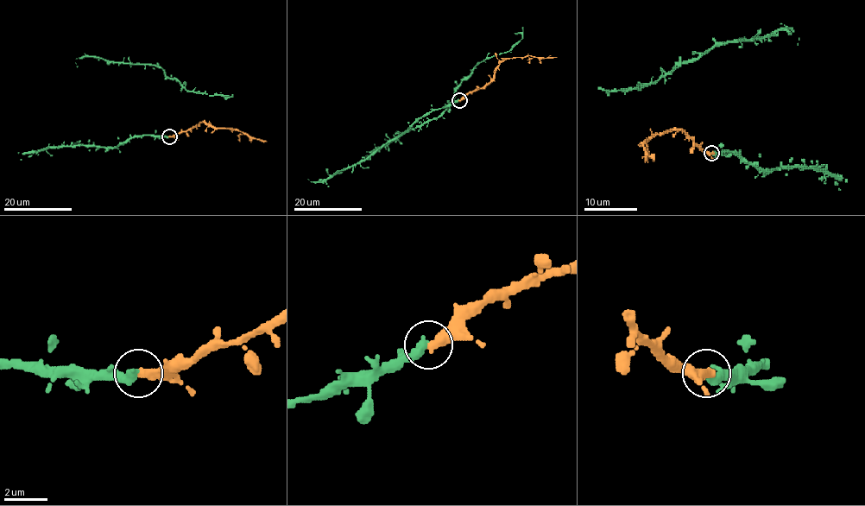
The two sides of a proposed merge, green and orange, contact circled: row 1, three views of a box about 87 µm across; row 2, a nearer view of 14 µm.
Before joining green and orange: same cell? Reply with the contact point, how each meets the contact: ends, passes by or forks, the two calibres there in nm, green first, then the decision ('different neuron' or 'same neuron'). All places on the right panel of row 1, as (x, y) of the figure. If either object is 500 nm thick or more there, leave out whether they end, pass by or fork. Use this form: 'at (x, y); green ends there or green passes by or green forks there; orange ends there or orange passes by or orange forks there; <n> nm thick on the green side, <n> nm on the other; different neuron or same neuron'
at (711, 153); green ends there; orange ends there; 420 nm thick on the green side, 440 nm on the other; same neuron

